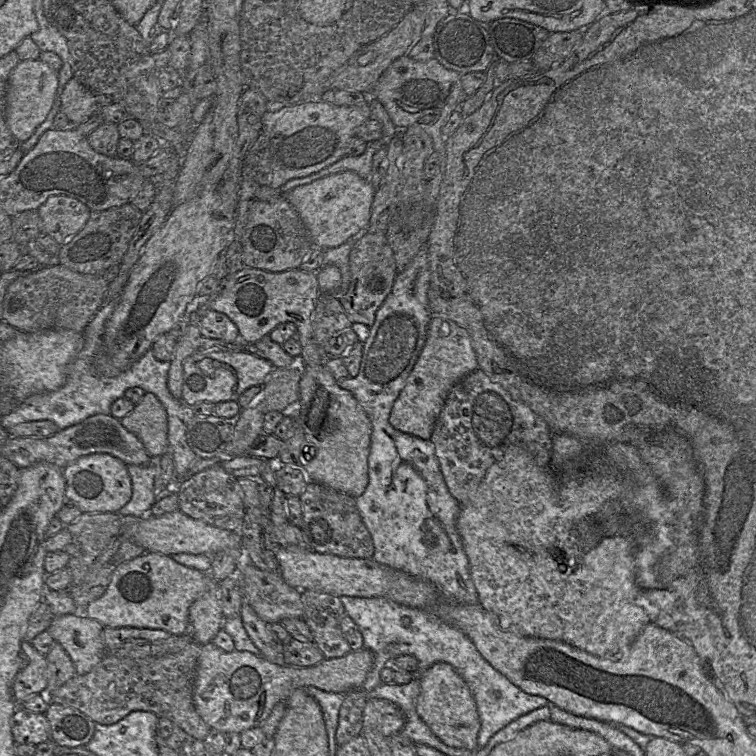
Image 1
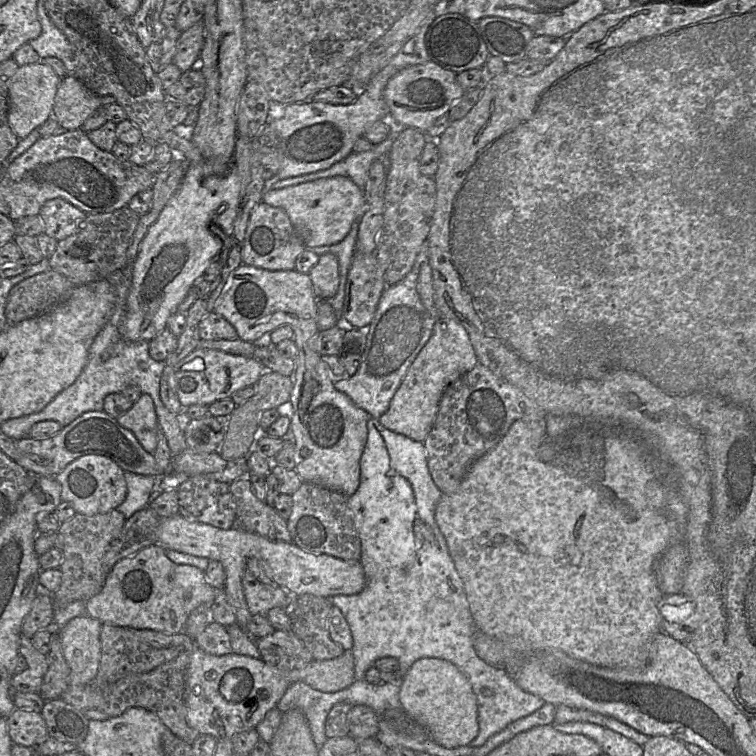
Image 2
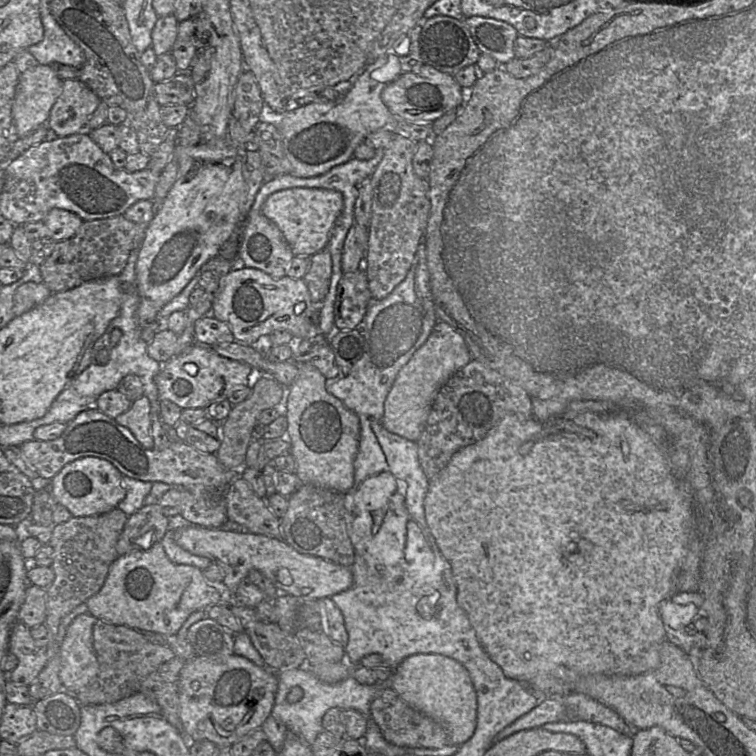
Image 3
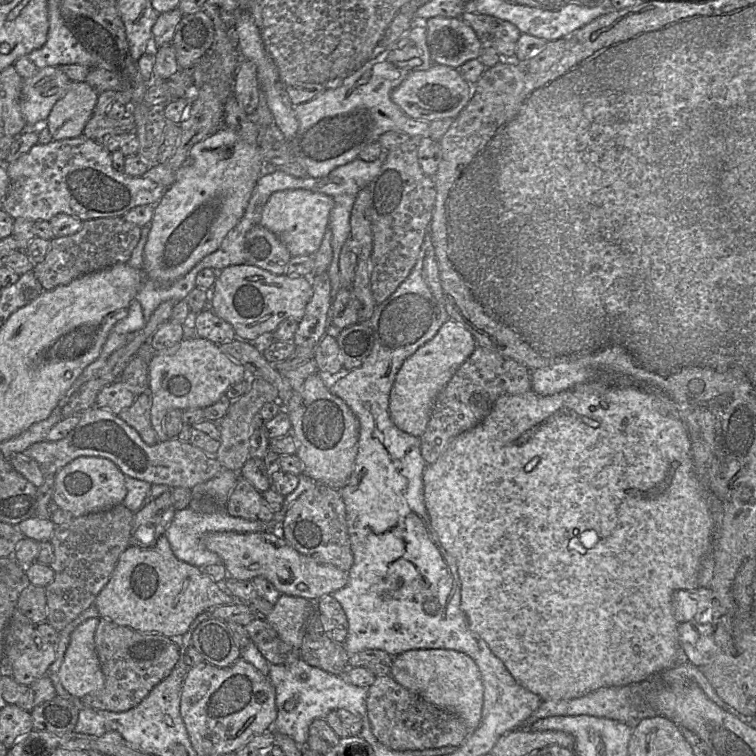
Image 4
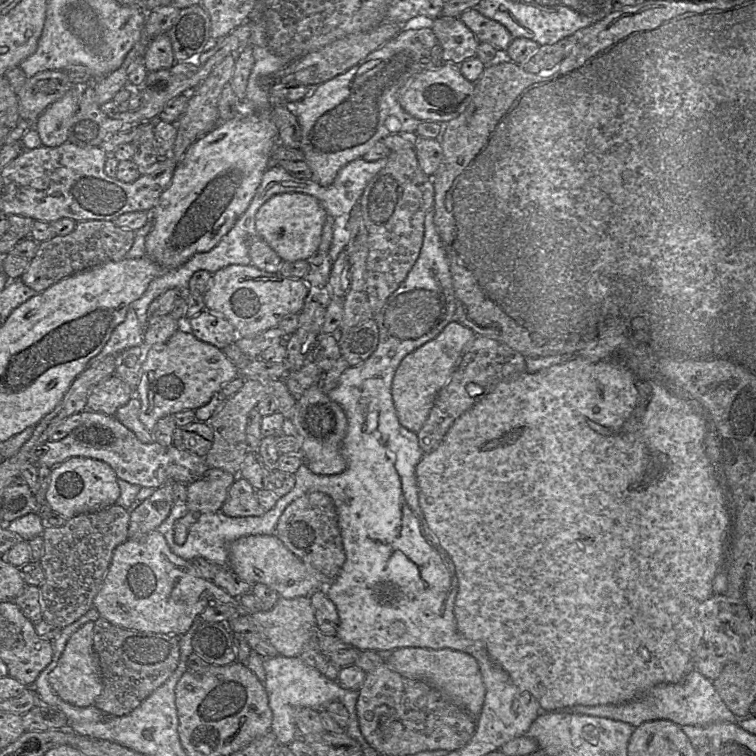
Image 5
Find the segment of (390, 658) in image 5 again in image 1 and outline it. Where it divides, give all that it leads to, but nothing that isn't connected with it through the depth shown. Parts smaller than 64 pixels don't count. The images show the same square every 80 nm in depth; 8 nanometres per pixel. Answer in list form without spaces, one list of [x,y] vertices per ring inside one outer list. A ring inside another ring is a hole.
[[[436,662],[422,675],[416,675],[420,690],[416,712],[433,734],[446,746],[476,750],[480,718],[476,701],[463,677],[448,663]]]

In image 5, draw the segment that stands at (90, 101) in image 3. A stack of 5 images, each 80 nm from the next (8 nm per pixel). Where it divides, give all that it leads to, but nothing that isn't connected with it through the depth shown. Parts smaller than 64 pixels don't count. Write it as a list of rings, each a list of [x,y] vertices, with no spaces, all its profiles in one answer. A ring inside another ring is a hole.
[[[74,86],[68,90],[59,100],[49,105],[35,122],[35,129],[38,132],[43,146],[56,147],[67,141],[70,119],[79,108],[83,86]]]

